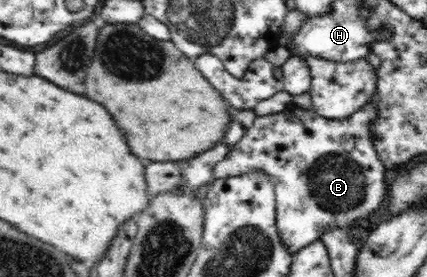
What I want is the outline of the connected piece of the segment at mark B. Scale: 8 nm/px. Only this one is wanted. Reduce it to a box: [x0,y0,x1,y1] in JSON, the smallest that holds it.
[212,100,387,254]

